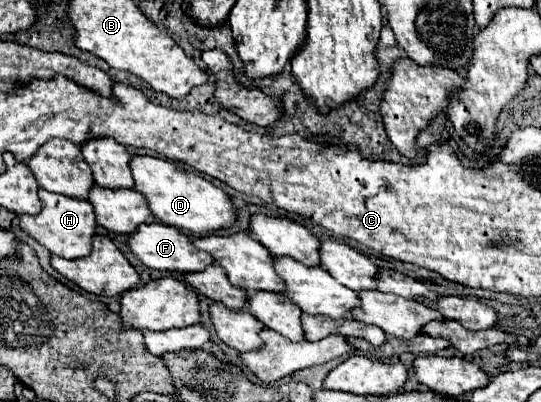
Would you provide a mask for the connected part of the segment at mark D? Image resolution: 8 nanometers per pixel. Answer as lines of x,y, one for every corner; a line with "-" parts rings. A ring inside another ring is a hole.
137,154
131,158
131,172
135,180
135,190
145,194
151,214
159,218
163,224
169,224
199,236
213,230
229,228
235,220
235,208
229,196
221,188
213,186
203,176
191,170
185,170
183,166
171,160

